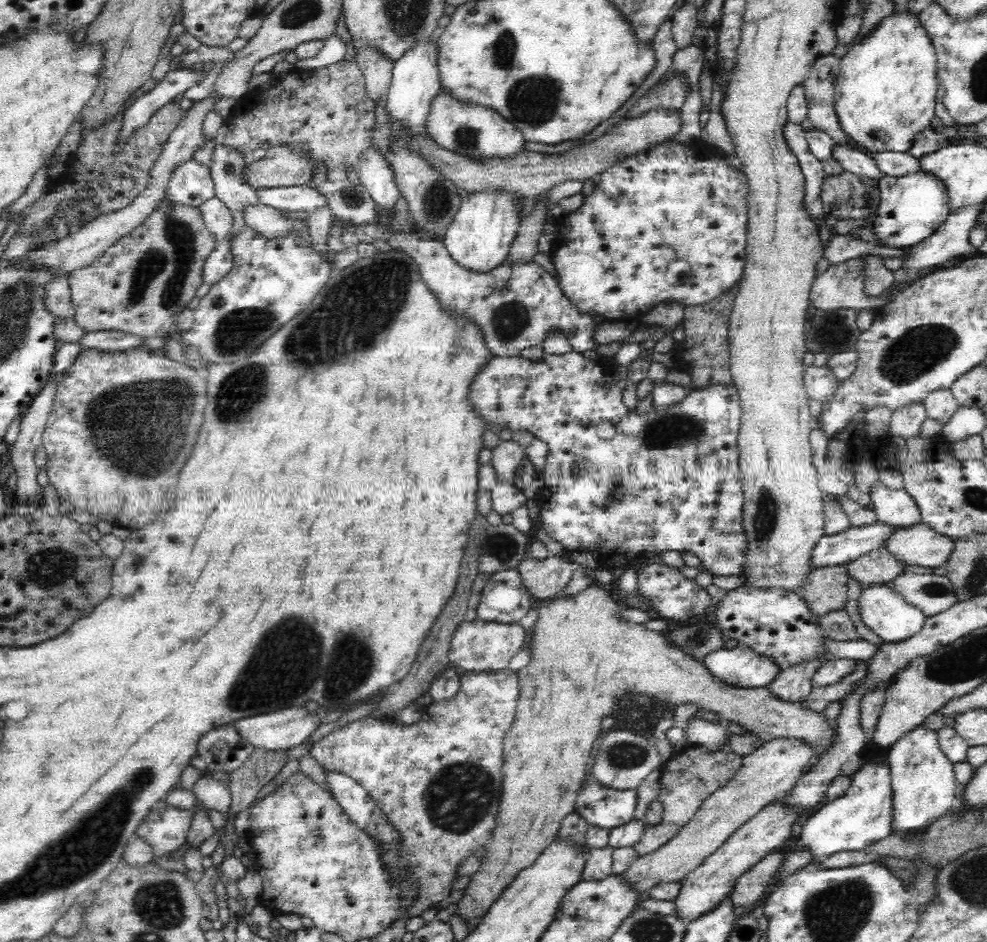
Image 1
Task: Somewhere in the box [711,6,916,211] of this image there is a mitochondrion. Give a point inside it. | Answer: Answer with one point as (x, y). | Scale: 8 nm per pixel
(900, 117)

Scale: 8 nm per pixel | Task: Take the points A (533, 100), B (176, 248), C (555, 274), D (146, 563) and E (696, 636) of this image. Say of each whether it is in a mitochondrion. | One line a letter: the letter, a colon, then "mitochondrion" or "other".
A: mitochondrion
B: mitochondrion
C: other
D: mitochondrion
E: mitochondrion

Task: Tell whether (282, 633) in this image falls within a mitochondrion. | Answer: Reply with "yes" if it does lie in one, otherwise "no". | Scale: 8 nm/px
yes

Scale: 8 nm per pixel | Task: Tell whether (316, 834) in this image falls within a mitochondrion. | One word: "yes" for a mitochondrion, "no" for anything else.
yes

